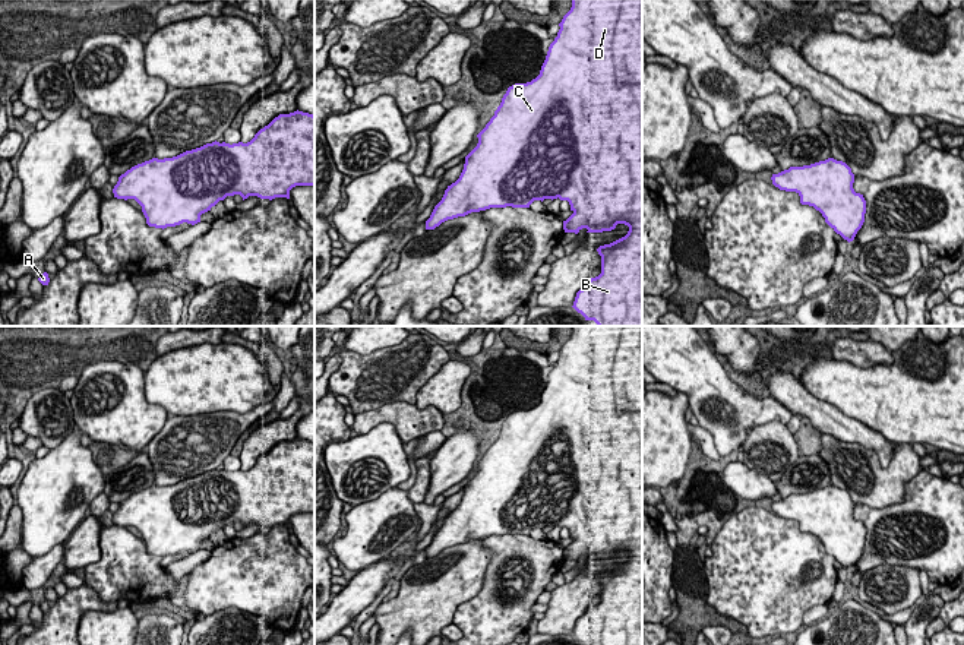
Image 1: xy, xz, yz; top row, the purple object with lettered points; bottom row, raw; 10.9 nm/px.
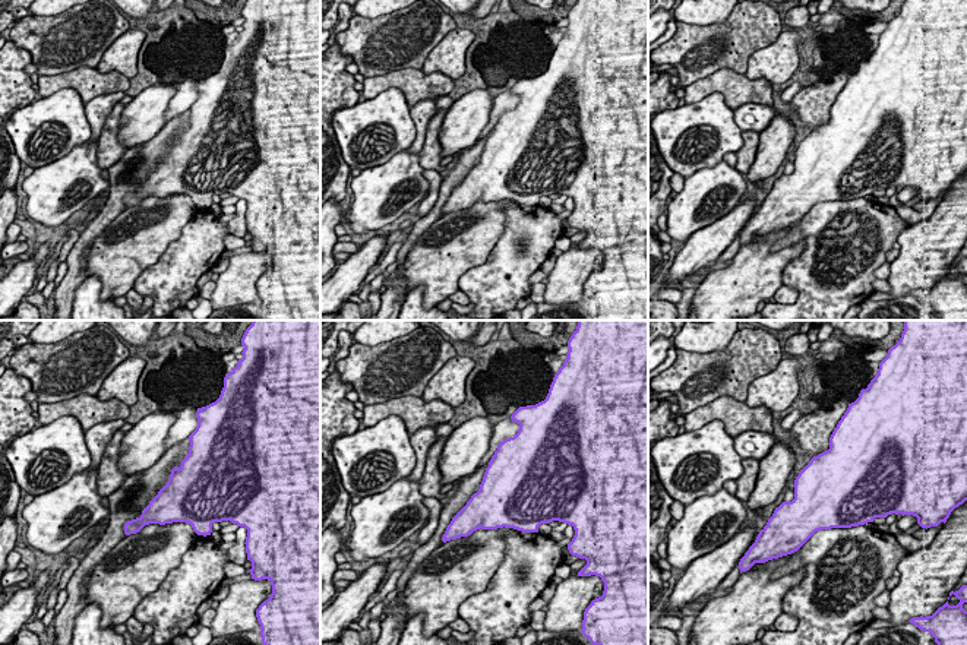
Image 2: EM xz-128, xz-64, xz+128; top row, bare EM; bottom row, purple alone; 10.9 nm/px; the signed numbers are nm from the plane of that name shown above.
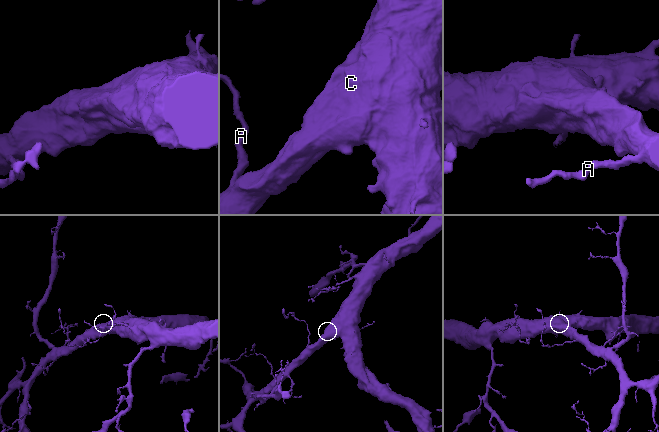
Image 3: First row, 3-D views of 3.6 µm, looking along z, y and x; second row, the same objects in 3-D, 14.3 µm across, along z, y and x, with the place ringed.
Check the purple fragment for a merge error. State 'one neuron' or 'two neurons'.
one neuron

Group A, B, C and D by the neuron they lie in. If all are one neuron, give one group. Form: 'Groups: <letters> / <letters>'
Groups: A B C D

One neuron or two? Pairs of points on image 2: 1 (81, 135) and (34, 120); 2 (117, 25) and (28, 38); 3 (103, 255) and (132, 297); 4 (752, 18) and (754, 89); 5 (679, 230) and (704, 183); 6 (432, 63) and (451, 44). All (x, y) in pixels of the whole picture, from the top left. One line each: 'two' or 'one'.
1: one
2: one
3: two
4: two
5: one
6: one

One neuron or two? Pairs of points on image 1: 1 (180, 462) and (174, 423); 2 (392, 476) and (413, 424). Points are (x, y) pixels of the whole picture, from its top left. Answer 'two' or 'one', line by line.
1: one
2: two

